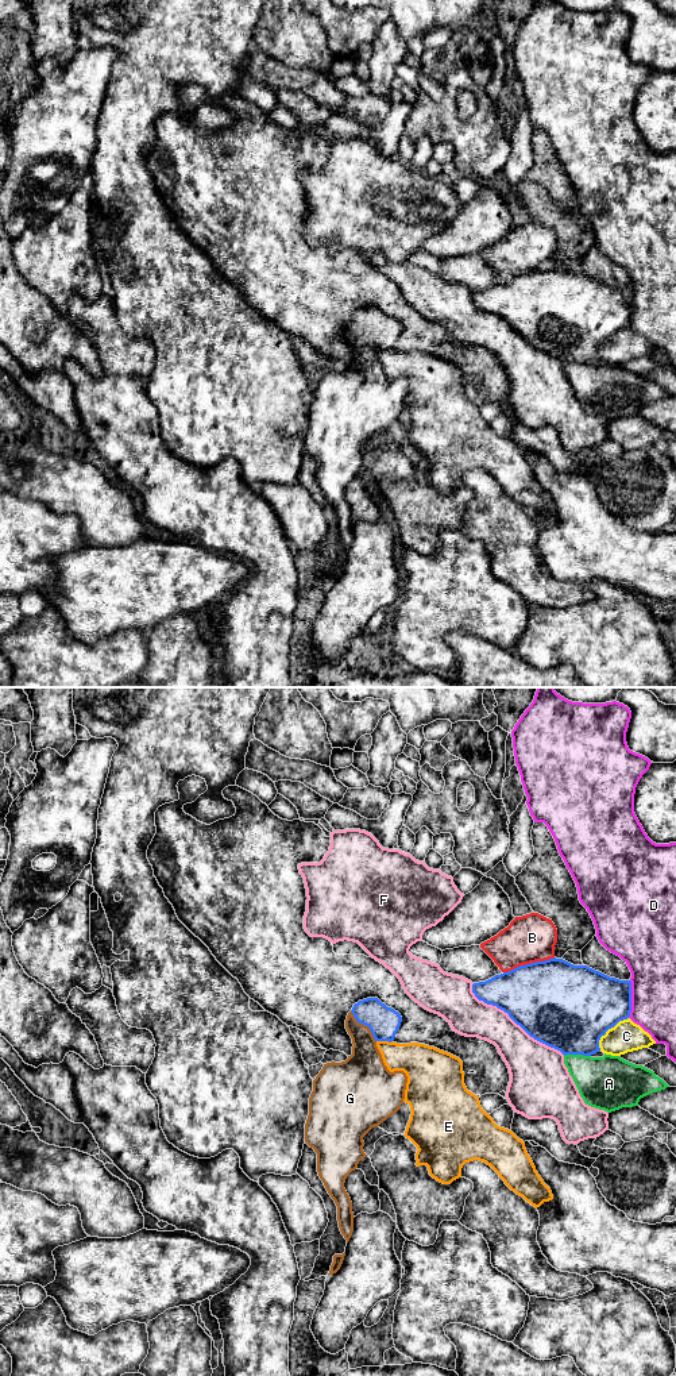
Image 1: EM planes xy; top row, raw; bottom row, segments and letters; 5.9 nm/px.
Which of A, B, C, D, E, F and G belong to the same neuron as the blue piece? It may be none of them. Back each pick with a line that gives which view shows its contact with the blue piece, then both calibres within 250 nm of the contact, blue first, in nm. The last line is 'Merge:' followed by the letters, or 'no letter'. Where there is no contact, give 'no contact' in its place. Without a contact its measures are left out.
G: meets blue in xy; 190 nm thick on the blue side, 220 nm on the other
Merge: G

